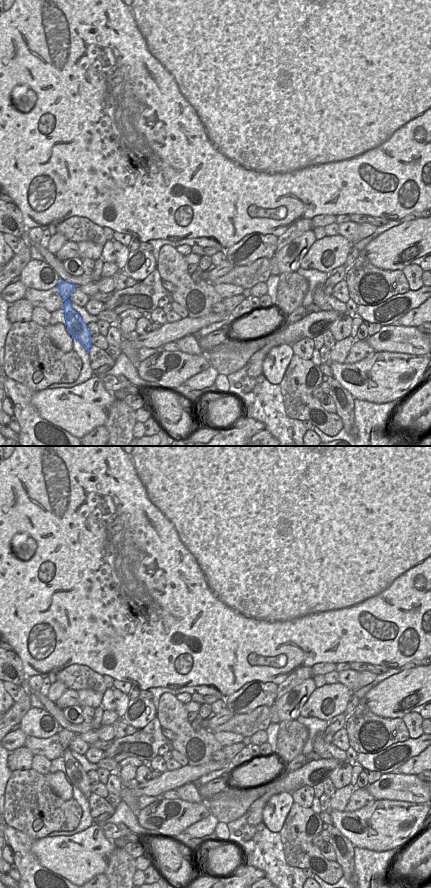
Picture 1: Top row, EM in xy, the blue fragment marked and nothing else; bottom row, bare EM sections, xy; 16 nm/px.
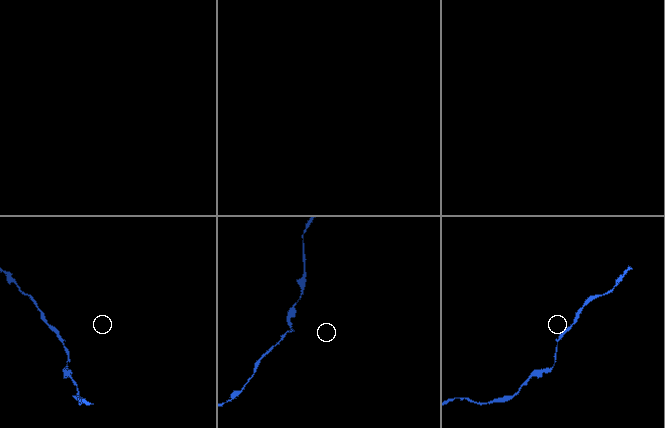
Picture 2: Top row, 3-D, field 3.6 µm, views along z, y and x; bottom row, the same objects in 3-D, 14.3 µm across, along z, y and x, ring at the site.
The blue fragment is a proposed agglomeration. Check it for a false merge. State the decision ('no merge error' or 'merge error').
no merge error

